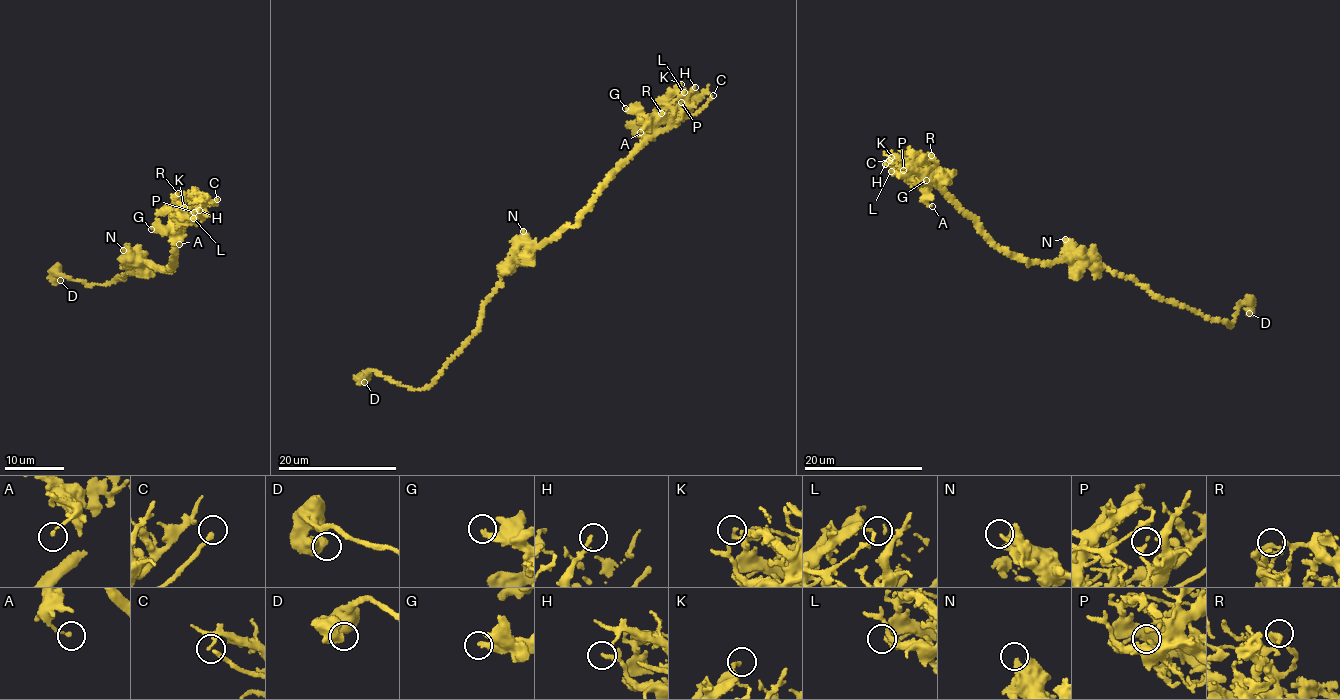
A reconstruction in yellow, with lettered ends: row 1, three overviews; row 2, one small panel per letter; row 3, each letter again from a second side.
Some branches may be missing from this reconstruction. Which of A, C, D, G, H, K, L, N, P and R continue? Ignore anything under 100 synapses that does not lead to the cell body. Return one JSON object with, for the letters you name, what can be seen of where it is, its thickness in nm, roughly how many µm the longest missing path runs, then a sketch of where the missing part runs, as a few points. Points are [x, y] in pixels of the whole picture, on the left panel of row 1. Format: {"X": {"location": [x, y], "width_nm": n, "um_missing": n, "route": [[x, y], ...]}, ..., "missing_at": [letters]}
{"C": {"location": [217, 199], "width_nm": 160, "um_missing": 40, "route": [[217, 199], [216, 211], [159, 178], [149, 166], [155, 143], [147, 129], [134, 125], [140, 121]]}, "missing_at": ["C"]}

